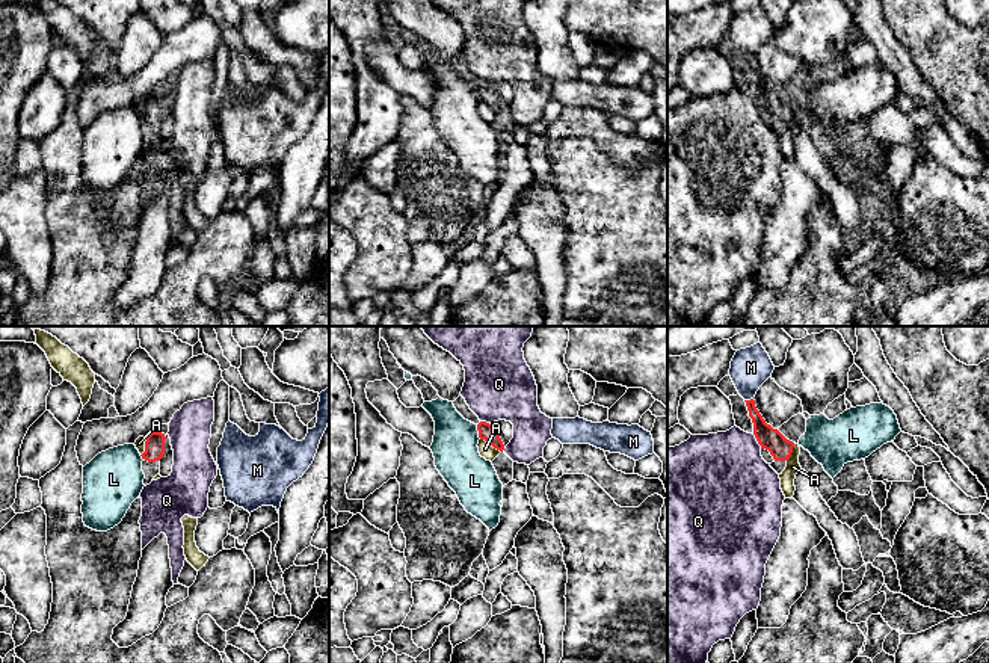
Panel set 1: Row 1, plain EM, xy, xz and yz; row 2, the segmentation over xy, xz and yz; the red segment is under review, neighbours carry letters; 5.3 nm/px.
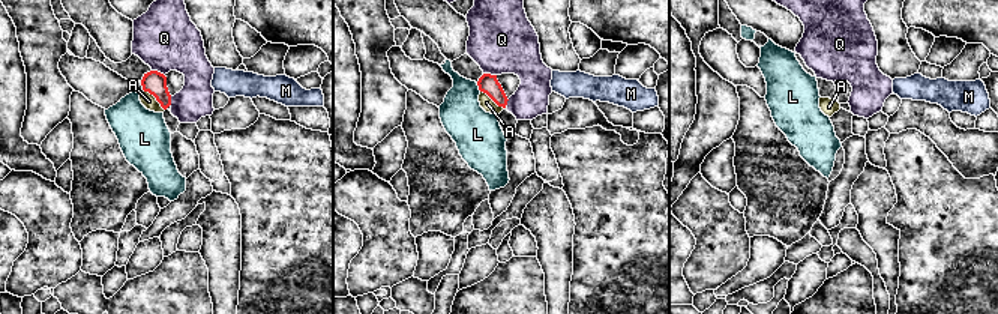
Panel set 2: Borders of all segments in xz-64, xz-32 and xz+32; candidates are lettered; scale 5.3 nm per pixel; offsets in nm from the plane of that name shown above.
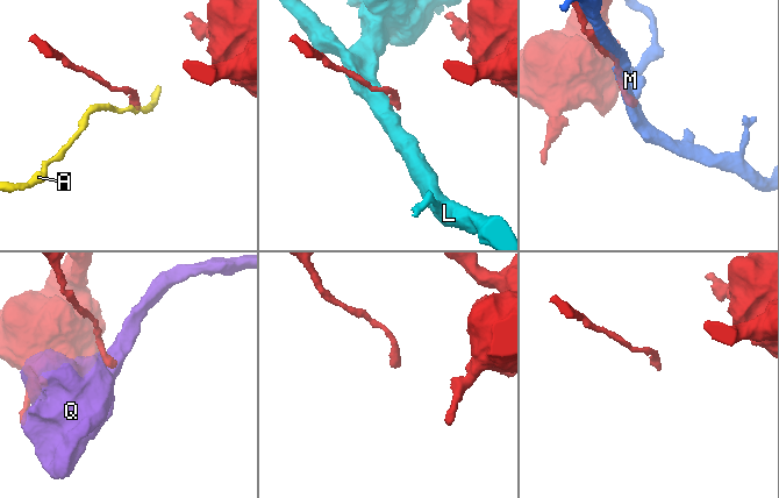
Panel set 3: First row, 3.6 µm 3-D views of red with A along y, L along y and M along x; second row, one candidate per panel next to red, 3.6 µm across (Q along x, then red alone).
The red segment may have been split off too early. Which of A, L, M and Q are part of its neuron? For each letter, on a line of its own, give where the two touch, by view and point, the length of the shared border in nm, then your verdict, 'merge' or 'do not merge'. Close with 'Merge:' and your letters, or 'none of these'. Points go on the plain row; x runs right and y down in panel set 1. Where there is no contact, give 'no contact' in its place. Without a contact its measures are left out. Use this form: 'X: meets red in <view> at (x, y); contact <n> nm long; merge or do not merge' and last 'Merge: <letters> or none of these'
A: meets red in xz at (491, 106); contact 130 nm long; do not merge
L: meets red in xz at (479, 94); contact 80 nm long; do not merge
M: meets red in yz at (748, 62); contact 50 nm long; do not merge
Q: meets red in yz at (757, 101); contact 90 nm long; do not merge
Merge: none of these

